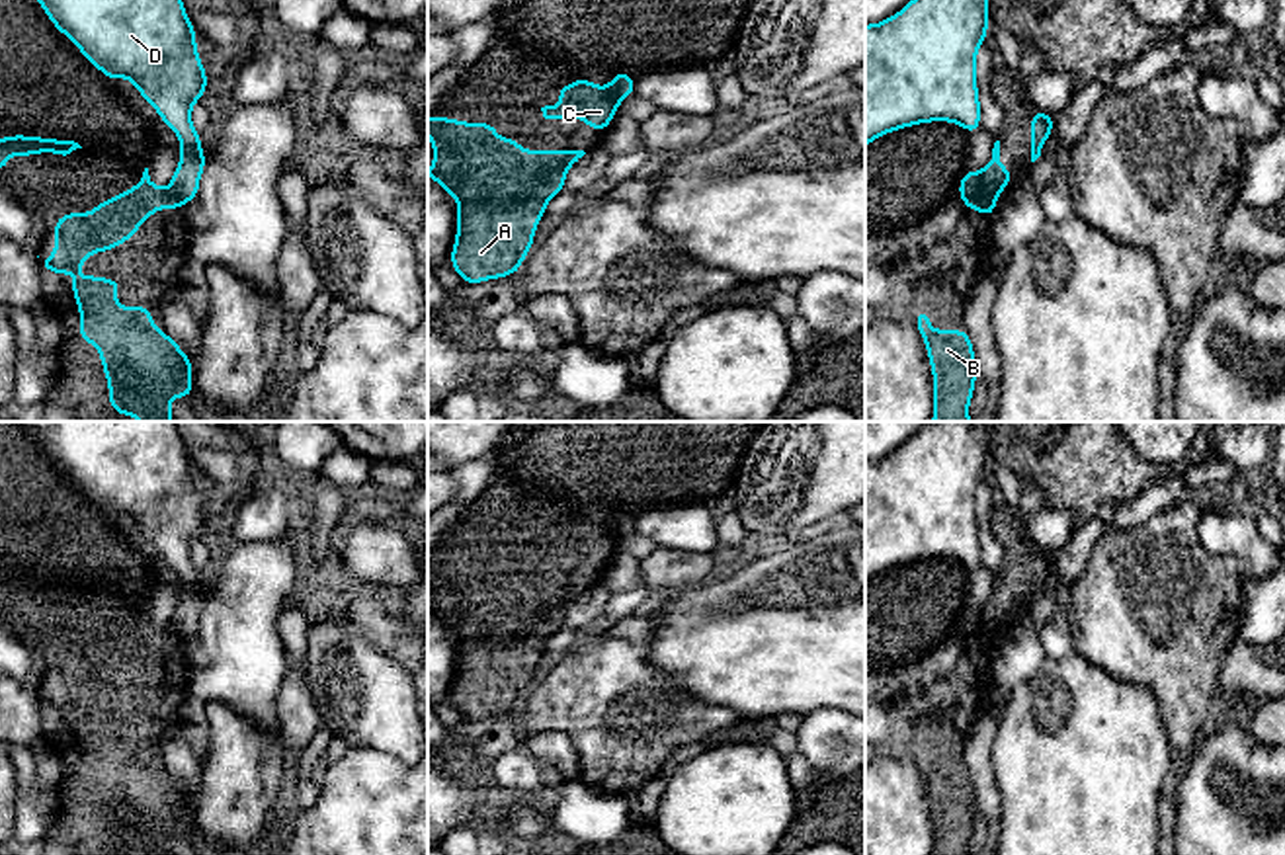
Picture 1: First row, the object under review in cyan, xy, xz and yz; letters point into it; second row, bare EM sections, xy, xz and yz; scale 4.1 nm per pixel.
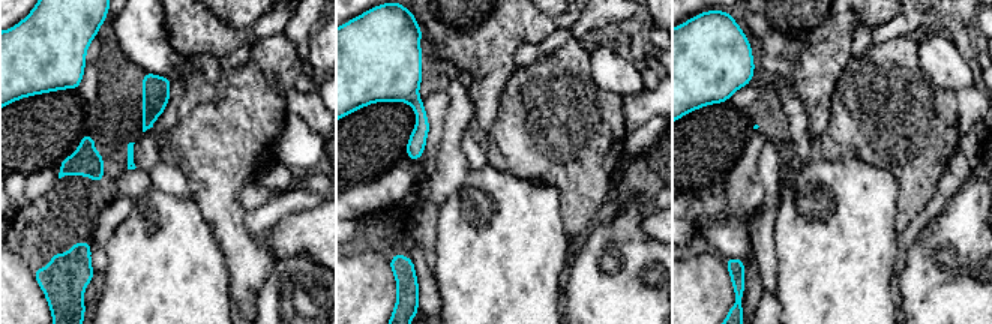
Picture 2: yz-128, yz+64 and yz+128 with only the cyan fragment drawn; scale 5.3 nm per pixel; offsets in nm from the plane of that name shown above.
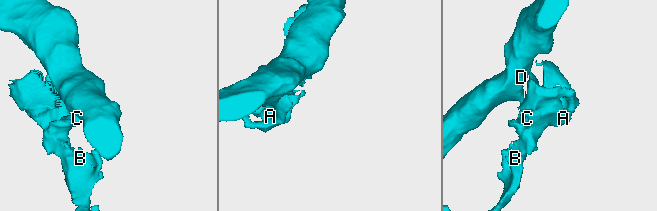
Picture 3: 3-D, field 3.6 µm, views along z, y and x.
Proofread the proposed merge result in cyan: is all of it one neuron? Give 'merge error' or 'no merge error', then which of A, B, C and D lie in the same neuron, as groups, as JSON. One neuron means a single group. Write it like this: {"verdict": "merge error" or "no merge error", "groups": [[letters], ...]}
{"verdict": "merge error", "groups": [["A", "B", "C"], ["D"]]}

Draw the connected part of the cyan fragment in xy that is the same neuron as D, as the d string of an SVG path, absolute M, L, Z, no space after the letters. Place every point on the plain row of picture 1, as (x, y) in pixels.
M31 422L33 433L53 463L98 504L107 517L129 515L141 533L182 580L180 601L170 627L184 638L199 631L207 593L201 572L191 562L191 543L203 535L209 515L195 486L195 467L187 457L178 422Z

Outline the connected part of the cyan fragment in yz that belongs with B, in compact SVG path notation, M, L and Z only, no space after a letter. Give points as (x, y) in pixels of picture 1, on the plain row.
M930 748L914 753L933 812L933 855L971 855L969 839L976 820L976 796L967 767L932 767Z

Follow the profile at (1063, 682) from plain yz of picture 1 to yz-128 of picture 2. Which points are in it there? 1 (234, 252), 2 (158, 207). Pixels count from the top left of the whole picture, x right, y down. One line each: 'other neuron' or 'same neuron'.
1: other neuron
2: same neuron

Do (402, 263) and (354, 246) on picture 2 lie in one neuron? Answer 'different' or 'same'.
same

